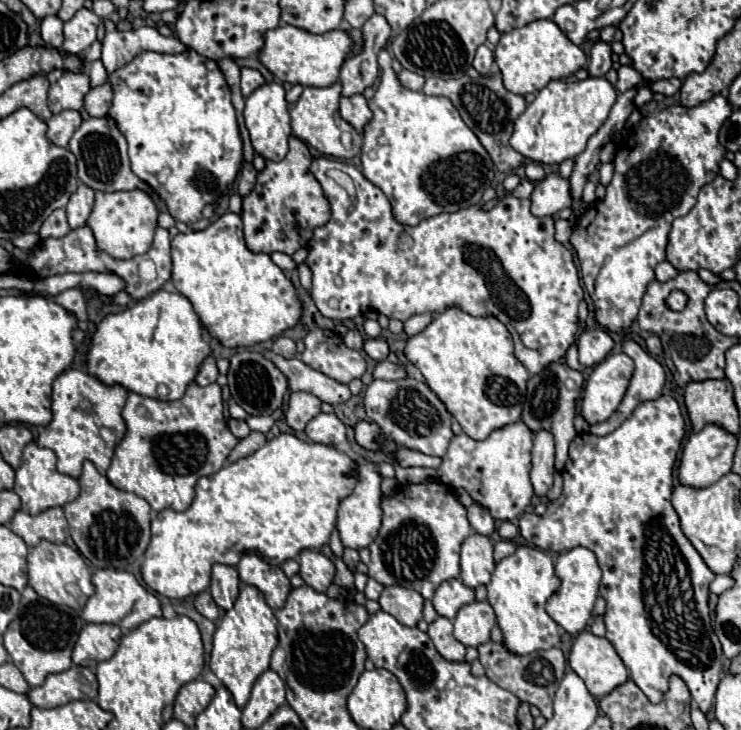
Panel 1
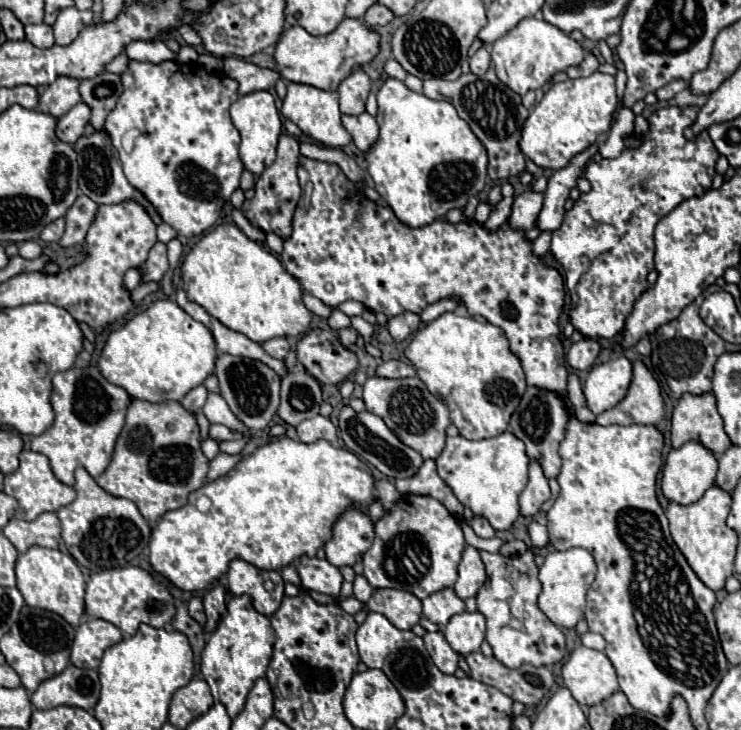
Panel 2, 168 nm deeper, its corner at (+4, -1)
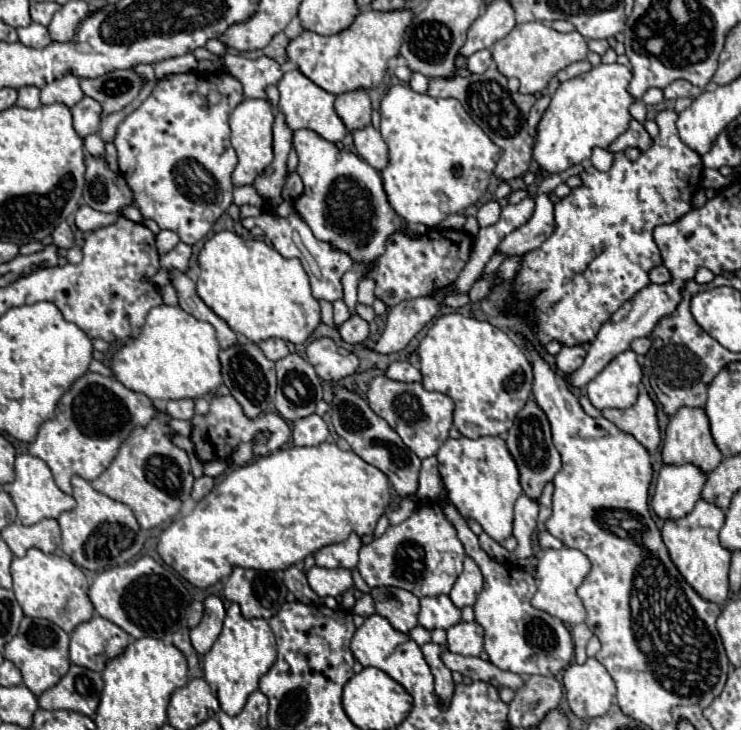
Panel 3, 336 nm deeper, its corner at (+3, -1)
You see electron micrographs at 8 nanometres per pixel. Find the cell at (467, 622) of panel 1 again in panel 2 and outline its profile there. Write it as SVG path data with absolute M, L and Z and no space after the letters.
M480 611L458 613L448 621L444 629L446 641L460 655L480 651L484 633L486 633L486 617Z

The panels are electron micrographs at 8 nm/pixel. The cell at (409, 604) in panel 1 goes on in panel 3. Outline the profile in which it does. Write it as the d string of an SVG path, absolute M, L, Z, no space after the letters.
M375 587L371 597L377 613L385 617L397 631L409 633L413 627L417 627L419 599L411 591L397 587Z

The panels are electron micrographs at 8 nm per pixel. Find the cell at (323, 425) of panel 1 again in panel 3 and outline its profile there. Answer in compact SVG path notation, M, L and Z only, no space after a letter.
M309 415L293 425L293 443L295 445L319 445L329 437L329 429L319 415Z

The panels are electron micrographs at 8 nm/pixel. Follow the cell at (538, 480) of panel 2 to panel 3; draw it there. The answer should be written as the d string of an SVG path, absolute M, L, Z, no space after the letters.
M521 495L515 503L515 519L513 519L513 537L517 539L517 549L515 549L515 557L525 559L533 555L531 549L531 541L533 541L533 533L537 527L537 501L529 499L527 495Z

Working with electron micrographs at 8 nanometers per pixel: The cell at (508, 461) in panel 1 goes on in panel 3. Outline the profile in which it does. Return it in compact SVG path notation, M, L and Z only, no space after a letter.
M501 437L447 439L437 451L437 461L447 497L459 509L459 513L477 521L481 529L497 543L509 539L513 505L523 489L519 485L517 465L509 455L505 441Z

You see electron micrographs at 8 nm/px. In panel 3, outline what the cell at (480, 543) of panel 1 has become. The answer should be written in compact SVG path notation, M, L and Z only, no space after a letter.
M465 557L463 571L457 577L457 581L449 593L453 605L457 609L473 607L477 595L481 593L481 587L483 587L483 575L479 573L479 567L475 565L475 561L471 557Z

